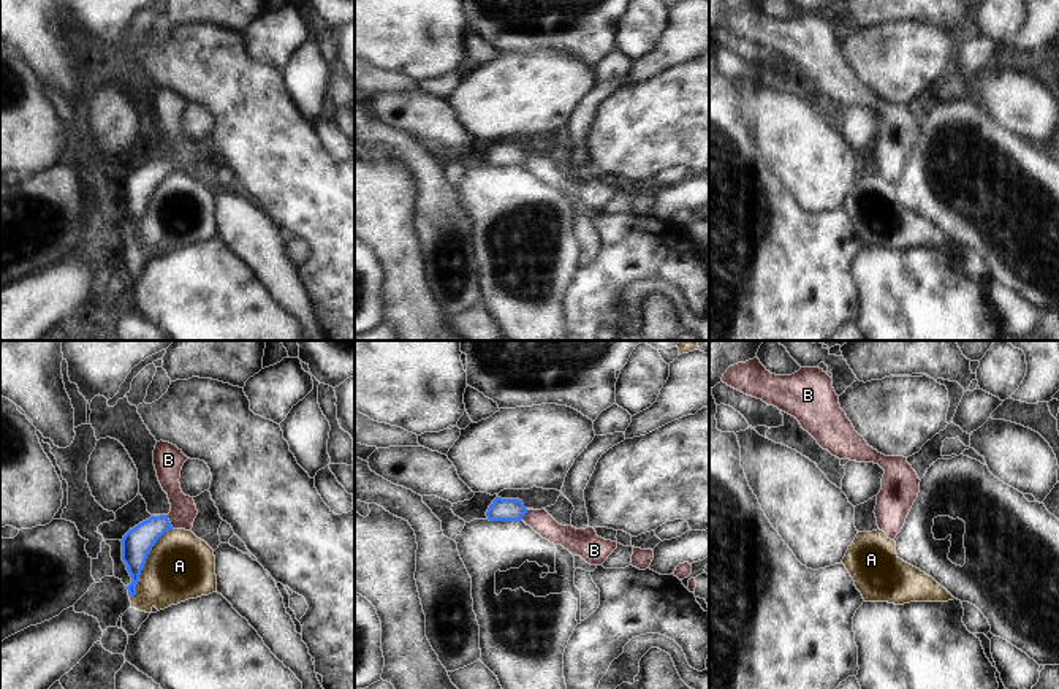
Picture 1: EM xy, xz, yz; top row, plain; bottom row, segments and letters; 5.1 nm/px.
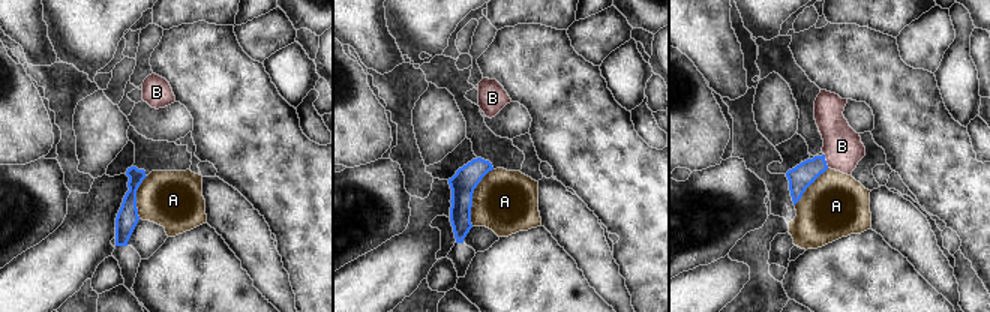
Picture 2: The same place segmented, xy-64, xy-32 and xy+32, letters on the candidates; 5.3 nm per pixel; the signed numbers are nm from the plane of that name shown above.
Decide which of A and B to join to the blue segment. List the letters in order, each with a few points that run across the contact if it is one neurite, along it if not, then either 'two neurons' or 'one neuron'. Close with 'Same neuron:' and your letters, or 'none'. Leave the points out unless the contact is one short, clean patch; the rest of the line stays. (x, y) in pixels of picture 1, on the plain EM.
A: line xy (171, 173), (149, 197), (136, 236), (130, 243); two neurons
B: line xy (136, 189), (151, 175), (168, 167), (182, 159); one neuron
Same neuron: B

